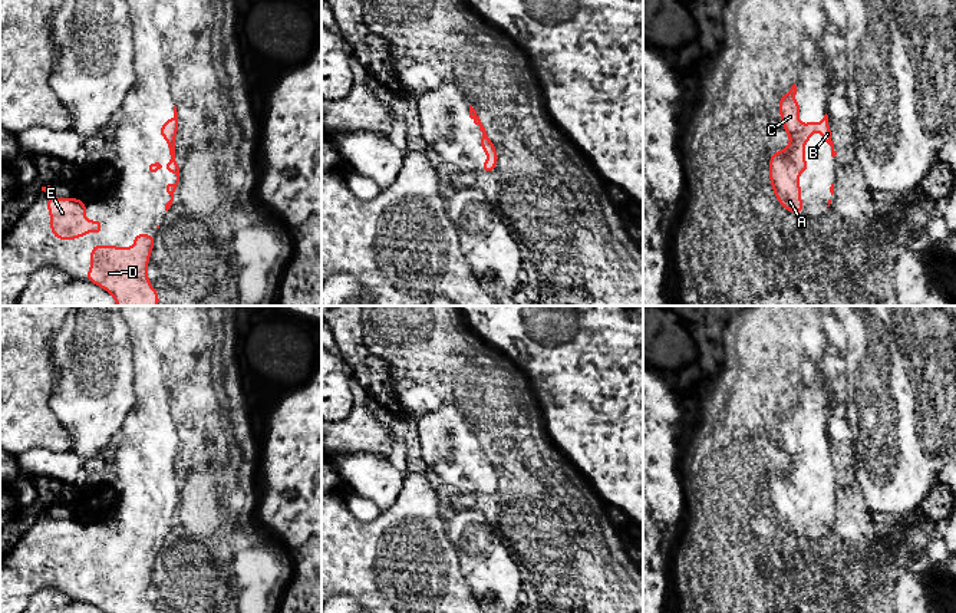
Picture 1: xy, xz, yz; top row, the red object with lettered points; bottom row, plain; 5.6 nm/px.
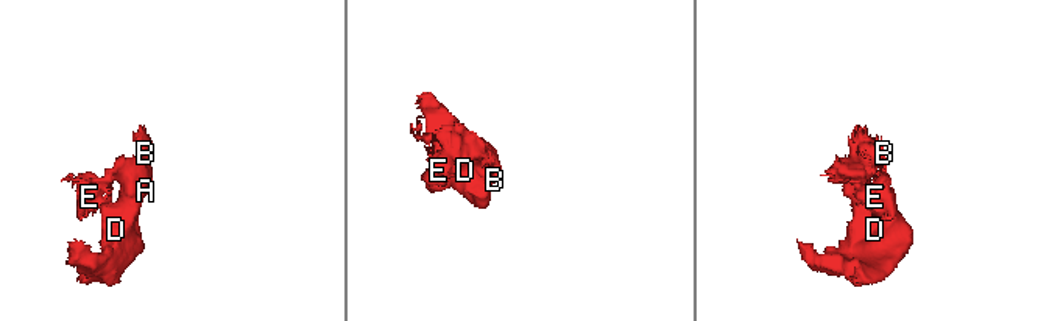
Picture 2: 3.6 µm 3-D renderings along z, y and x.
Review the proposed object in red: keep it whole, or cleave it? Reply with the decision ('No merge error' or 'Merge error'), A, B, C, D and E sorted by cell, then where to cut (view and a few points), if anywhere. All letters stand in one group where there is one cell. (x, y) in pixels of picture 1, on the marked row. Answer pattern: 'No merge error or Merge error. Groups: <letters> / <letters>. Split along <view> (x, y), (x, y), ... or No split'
No merge error. Groups: A B C D E. No split

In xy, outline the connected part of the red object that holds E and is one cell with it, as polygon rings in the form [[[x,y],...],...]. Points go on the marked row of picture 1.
[[[47,194],[47,211],[50,214],[50,230],[59,241],[86,237],[89,231],[102,234],[102,221],[88,221],[85,217],[86,201],[78,198],[56,198]]]

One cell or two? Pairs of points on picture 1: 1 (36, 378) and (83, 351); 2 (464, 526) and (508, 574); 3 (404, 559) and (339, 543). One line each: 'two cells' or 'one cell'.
1: two cells
2: one cell
3: one cell

